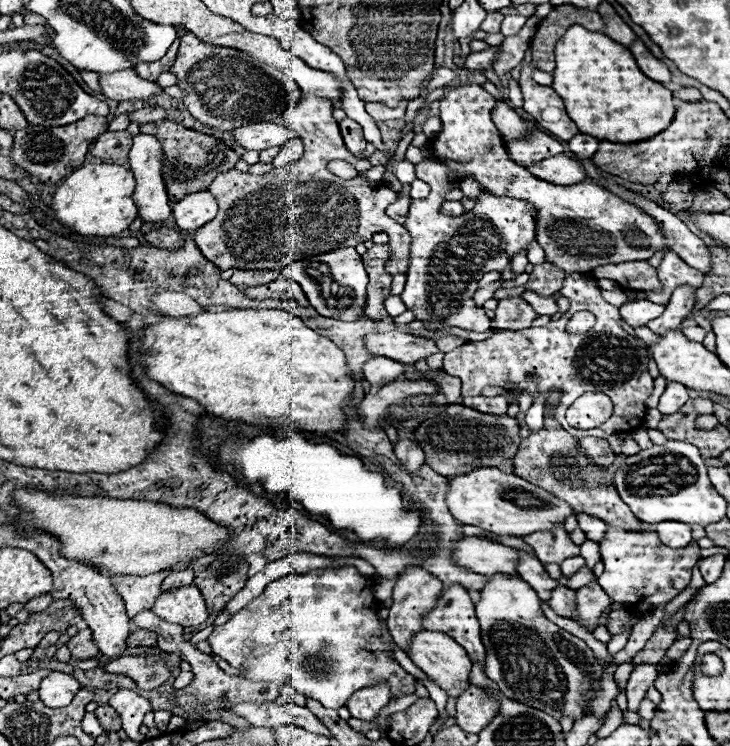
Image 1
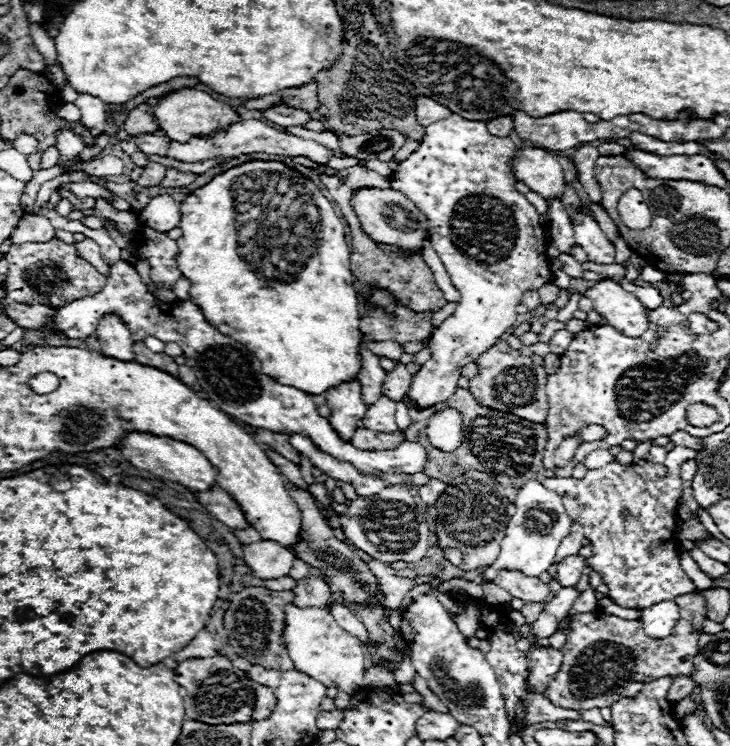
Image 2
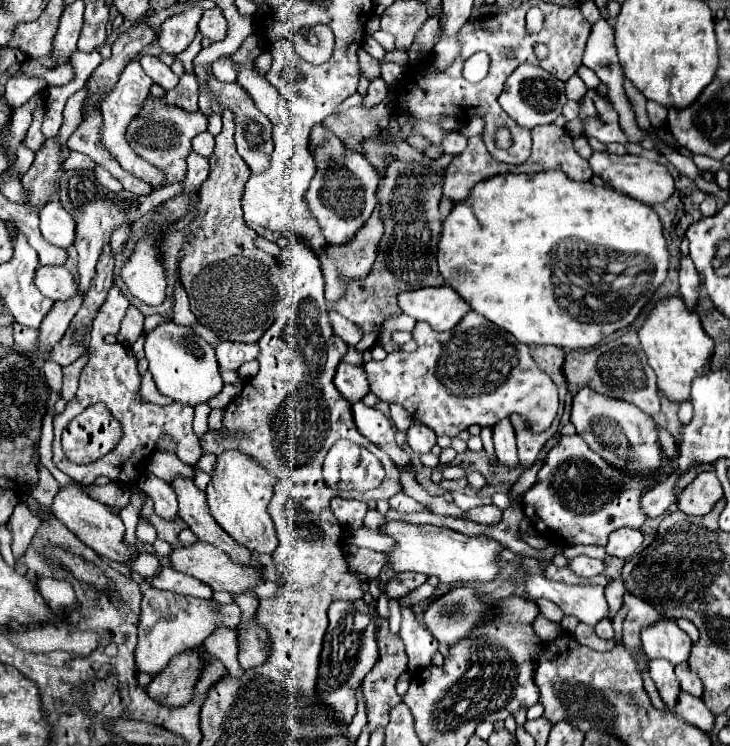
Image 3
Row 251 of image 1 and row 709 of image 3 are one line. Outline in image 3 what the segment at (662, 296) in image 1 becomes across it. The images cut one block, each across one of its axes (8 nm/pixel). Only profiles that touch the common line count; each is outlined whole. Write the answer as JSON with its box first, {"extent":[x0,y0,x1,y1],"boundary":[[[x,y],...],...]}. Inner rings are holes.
{"extent":[648,658,680,710],"boundary":[[[658,658],[658,660],[650,660],[648,666],[650,666],[650,676],[652,676],[666,708],[672,710],[672,704],[676,702],[676,696],[680,694],[680,684],[676,680],[672,662],[668,662],[664,658]]]}

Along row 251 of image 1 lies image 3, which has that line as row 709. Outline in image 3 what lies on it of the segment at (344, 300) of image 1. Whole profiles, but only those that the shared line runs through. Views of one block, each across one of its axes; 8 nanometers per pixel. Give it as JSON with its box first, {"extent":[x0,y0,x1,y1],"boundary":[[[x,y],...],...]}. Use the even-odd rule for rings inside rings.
{"extent":[320,602,378,724],"boundary":[[[336,602],[328,610],[328,630],[324,636],[324,650],[320,660],[320,698],[324,698],[330,708],[336,708],[336,716],[350,724],[356,714],[354,690],[364,680],[366,672],[372,668],[378,656],[376,638],[374,638],[374,620],[368,612],[366,602]]]}

